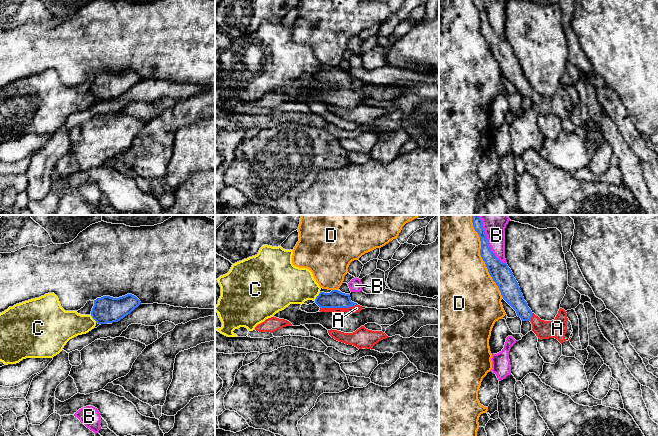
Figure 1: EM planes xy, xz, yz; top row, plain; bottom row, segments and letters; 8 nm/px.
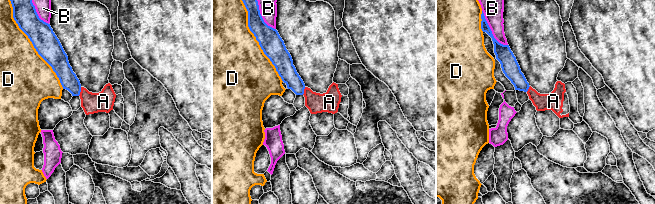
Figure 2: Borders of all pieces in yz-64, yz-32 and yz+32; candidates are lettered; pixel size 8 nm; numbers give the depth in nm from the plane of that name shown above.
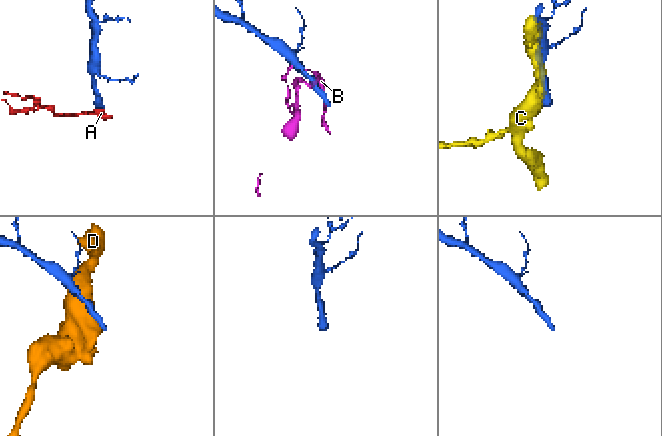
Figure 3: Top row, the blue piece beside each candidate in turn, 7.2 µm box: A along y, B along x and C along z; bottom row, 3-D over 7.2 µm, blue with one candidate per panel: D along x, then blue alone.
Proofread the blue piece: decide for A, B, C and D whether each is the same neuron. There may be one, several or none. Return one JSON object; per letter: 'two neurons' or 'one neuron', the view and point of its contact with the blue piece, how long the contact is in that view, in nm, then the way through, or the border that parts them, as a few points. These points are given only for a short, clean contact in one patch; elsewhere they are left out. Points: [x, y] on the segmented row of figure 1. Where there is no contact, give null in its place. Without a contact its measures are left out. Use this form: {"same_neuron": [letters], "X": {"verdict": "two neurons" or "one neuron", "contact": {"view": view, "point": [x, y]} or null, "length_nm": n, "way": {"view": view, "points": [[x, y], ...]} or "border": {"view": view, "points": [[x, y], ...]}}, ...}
{"same_neuron": ["A"], "A": {"verdict": "one neuron", "contact": {"view": "xz", "point": [338, 307]}, "length_nm": 300, "way": {"view": "xz", "points": [[335, 299], [338, 307], [356, 308]]}}, "B": {"verdict": "two neurons", "contact": {"view": "yz", "point": [487, 240]}, "length_nm": 440}, "C": {"verdict": "two neurons", "contact": {"view": "xy", "point": [92, 317]}, "length_nm": 90}, "D": {"verdict": "two neurons", "contact": {"view": "yz", "point": [481, 256]}, "length_nm": 700}}

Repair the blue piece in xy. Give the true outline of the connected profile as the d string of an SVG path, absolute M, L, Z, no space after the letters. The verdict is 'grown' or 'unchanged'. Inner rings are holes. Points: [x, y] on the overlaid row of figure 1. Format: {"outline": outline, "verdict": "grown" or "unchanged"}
{"outline": "M132 294L119 298L103 296L94 300L91 316L98 324L118 322L140 304L140 300Z", "verdict": "unchanged"}

